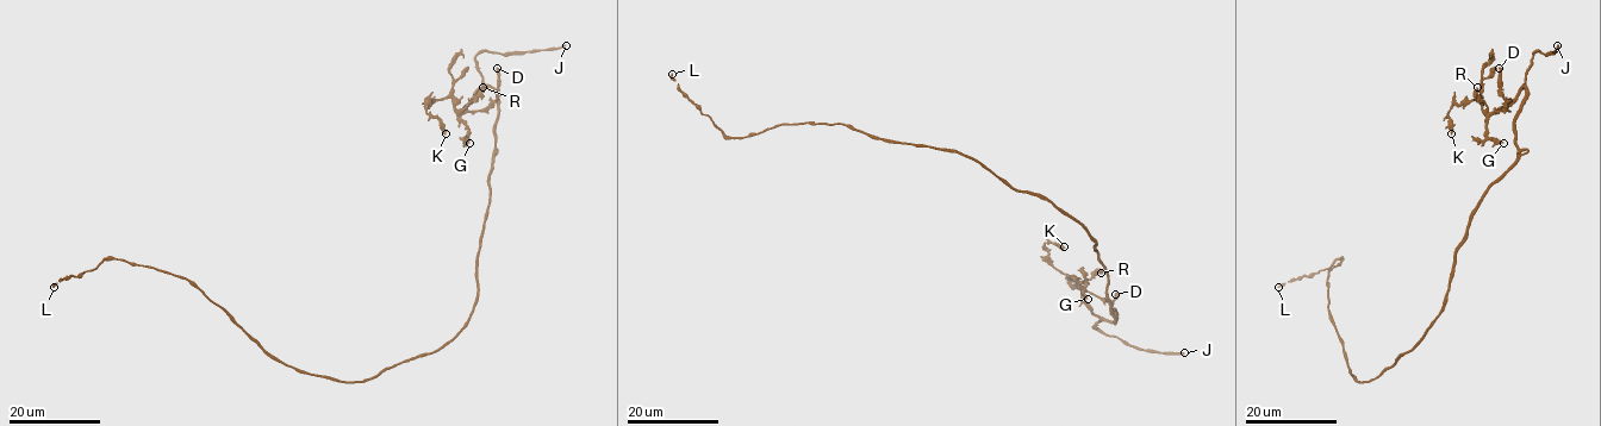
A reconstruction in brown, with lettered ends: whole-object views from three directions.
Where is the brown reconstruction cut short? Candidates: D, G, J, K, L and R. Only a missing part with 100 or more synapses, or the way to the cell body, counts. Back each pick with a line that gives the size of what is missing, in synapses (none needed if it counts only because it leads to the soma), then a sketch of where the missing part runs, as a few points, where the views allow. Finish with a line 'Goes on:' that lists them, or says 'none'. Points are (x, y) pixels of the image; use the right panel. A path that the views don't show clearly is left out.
J: 110 synapses; course (1557, 45), (1543, 26), (1511, 14), (1495, 2), (1482, 2), (1455, 18), (1450, 48)
Goes on: J

